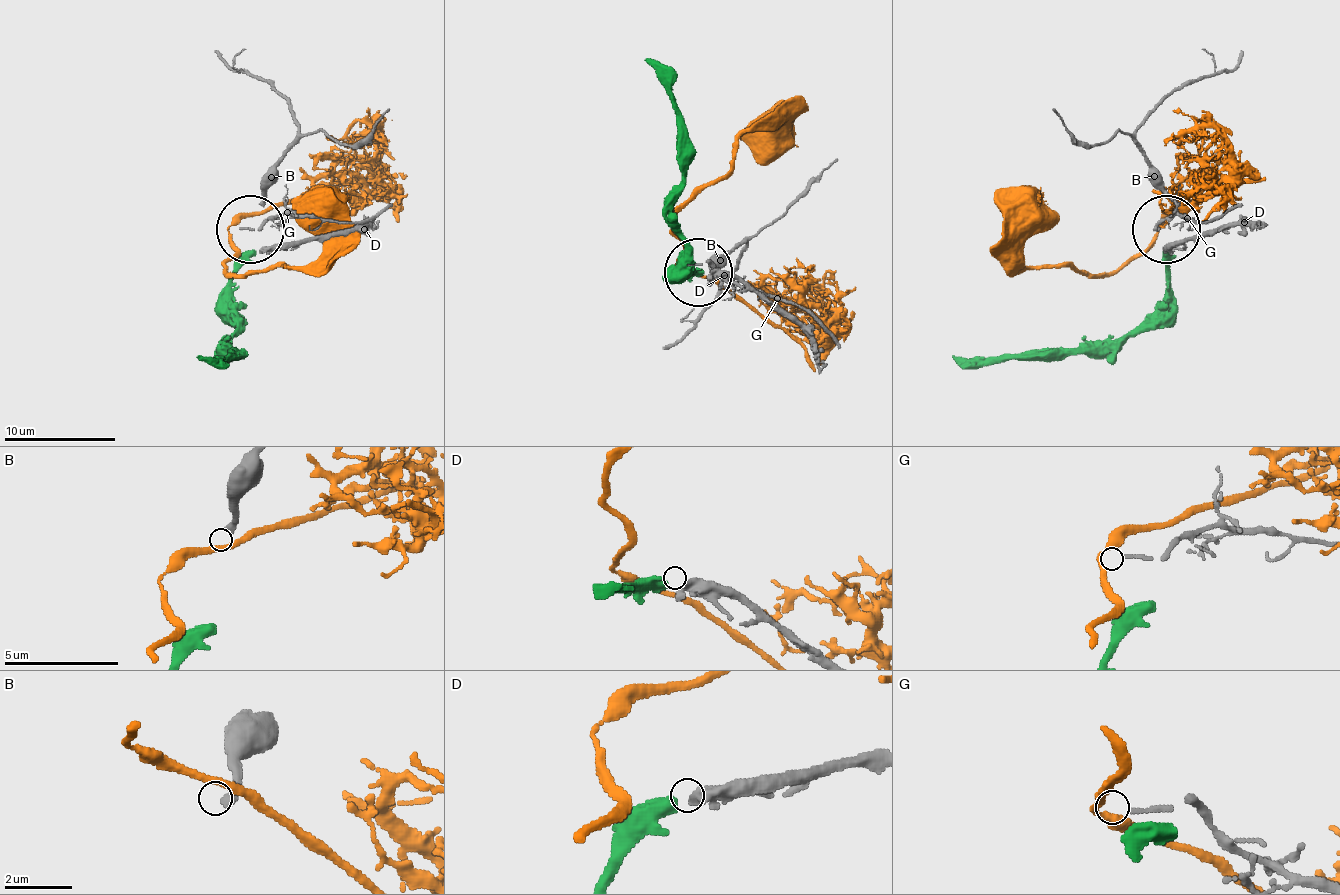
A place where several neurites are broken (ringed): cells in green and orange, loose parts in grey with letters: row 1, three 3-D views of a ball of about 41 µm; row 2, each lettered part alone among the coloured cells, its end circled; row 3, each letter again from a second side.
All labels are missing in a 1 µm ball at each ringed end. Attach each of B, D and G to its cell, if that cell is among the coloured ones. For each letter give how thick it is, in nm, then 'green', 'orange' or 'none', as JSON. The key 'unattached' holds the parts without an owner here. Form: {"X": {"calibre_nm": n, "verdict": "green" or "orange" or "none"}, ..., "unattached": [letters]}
{"B": {"calibre_nm": 260, "verdict": "none"}, "D": {"calibre_nm": 400, "verdict": "green"}, "G": {"calibre_nm": 160, "verdict": "none"}, "unattached": ["B", "G"]}

